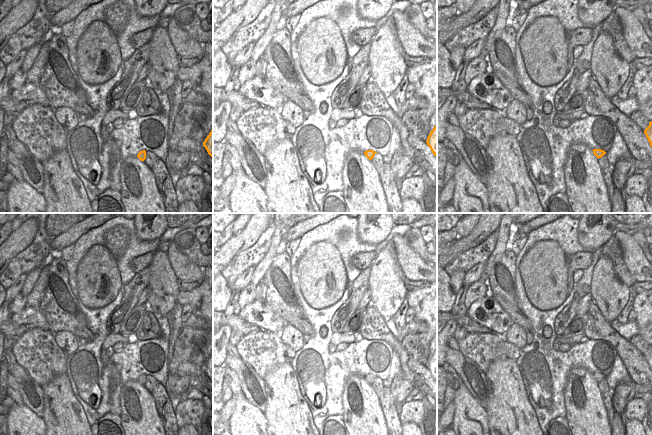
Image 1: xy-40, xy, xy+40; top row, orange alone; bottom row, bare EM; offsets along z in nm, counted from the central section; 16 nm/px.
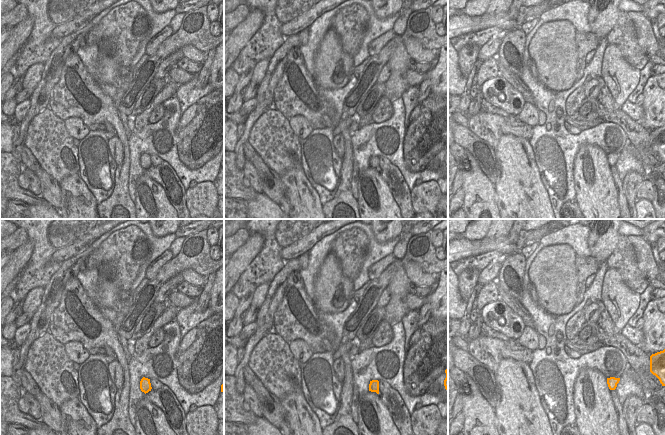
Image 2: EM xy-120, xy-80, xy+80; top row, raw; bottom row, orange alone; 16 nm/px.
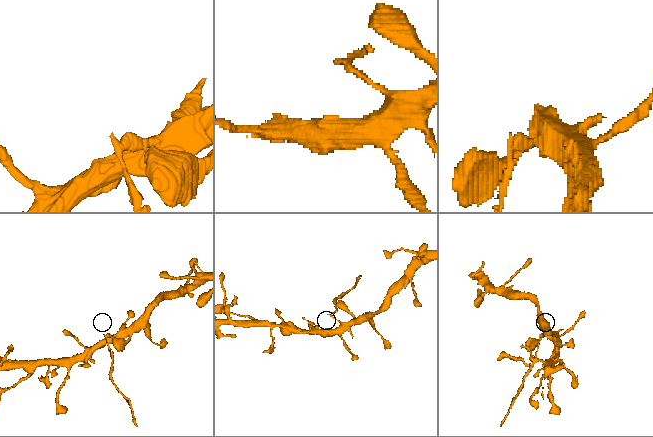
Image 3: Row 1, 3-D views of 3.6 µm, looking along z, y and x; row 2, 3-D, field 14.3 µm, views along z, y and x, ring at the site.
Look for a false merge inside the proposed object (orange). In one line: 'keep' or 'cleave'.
cleave

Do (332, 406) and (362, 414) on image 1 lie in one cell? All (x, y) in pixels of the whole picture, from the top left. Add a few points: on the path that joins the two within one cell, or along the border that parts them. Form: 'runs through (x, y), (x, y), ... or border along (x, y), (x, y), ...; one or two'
border along (344, 386), (342, 409); two

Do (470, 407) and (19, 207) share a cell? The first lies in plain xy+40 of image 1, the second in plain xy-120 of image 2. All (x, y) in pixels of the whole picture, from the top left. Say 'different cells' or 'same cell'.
different cells

